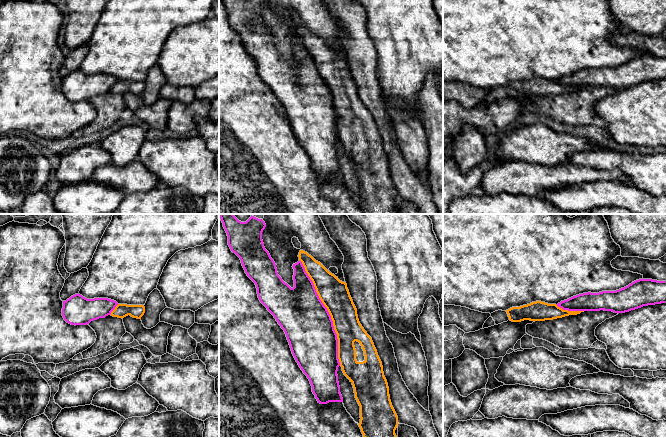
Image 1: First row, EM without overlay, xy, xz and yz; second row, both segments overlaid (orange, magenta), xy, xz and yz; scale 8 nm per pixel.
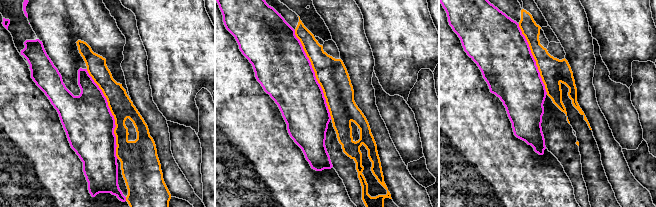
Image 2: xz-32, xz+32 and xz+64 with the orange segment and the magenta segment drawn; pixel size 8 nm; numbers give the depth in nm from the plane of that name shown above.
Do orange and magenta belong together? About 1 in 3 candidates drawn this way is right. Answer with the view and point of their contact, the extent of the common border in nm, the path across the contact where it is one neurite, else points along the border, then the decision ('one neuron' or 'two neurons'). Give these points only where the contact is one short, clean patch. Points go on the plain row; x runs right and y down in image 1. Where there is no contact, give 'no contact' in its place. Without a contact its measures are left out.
contact xz (329, 89); length 900 nm; two neurons

